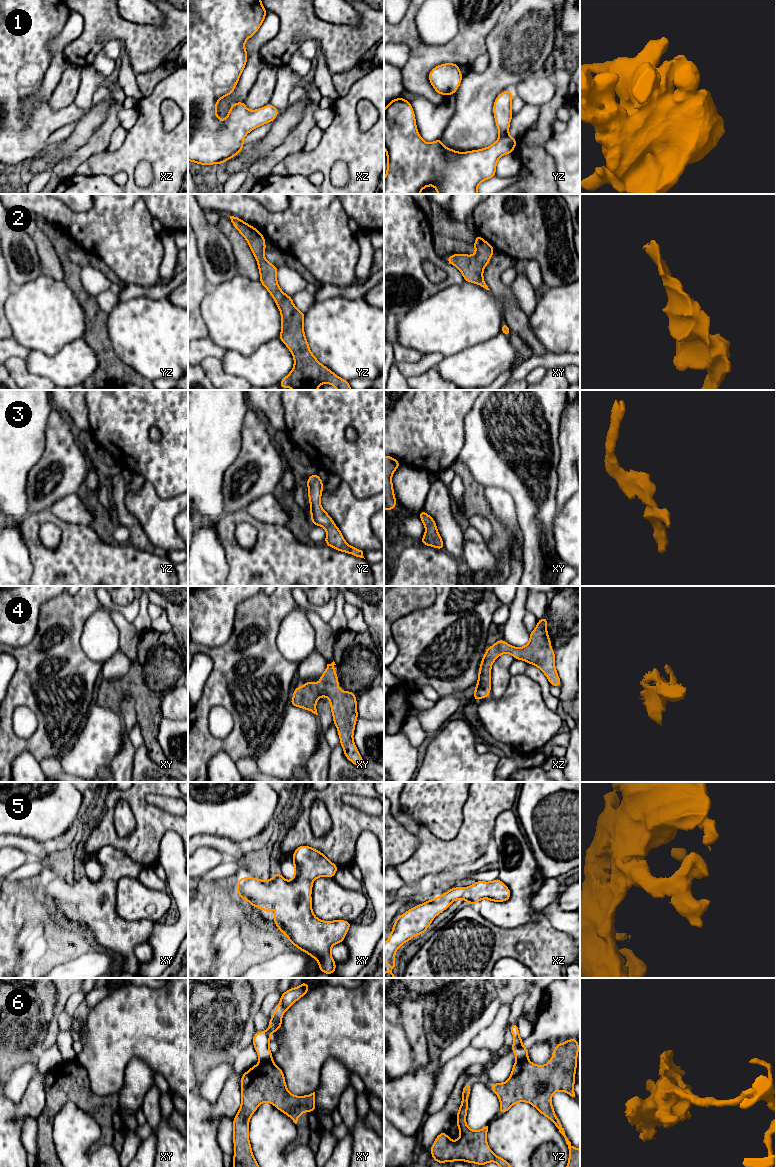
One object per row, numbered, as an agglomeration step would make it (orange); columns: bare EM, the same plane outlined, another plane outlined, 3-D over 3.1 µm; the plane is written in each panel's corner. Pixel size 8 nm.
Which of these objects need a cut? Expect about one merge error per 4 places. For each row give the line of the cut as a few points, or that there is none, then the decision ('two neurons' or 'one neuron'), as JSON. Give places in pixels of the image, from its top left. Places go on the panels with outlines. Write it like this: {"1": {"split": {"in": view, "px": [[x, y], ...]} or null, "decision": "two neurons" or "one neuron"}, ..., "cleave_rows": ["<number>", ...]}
{"1": {"split": null, "decision": "one neuron"}, "2": {"split": null, "decision": "one neuron"}, "3": {"split": null, "decision": "one neuron"}, "4": {"split": null, "decision": "one neuron"}, "5": {"split": null, "decision": "one neuron"}, "6": {"split": {"in": "xy", "px": [[271, 1058], [260, 1061]]}, "decision": "two neurons"}, "cleave_rows": ["6"]}

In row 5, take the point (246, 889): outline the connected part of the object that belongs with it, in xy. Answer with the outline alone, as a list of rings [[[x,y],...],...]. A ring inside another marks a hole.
[[[307,845],[297,847],[292,860],[294,876],[290,882],[278,872],[275,872],[268,881],[246,876],[237,879],[236,894],[239,894],[242,900],[247,900],[251,908],[258,906],[266,913],[270,913],[276,907],[277,913],[273,917],[273,922],[277,925],[277,929],[284,933],[291,944],[318,961],[321,972],[332,975],[336,972],[336,963],[331,955],[331,948],[344,941],[352,923],[346,920],[322,921],[318,919],[312,911],[311,893],[316,878],[333,878],[339,867],[330,862],[322,852]]]

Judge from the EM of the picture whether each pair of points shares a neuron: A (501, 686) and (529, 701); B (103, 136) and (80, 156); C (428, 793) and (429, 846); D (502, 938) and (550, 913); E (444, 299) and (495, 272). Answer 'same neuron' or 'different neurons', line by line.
A: different neurons
B: same neuron
C: different neurons
D: different neurons
E: different neurons

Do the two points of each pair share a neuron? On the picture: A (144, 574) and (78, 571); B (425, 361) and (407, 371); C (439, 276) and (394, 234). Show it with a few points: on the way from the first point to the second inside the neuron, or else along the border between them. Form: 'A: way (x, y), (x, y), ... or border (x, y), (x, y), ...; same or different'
A: way (128, 574), (94, 574); same
B: way (421, 365), (418, 368), (411, 369); same
C: border (422, 263), (430, 261), (445, 273); different

